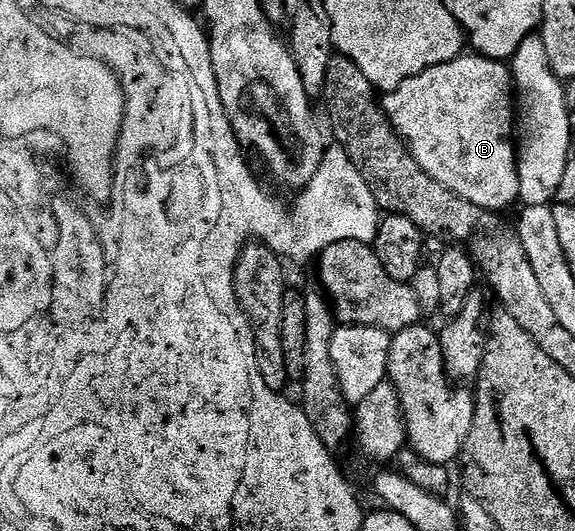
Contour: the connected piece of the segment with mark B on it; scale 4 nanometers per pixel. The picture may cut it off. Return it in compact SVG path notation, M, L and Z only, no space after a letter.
M475 52L465 53L463 56L450 60L446 64L438 64L402 84L397 90L387 91L382 98L382 107L385 117L388 118L394 130L400 135L404 143L407 143L408 150L413 154L414 160L421 165L423 172L426 172L438 184L450 188L458 196L470 200L470 204L478 204L484 210L493 212L504 212L504 209L513 201L519 199L519 178L516 171L517 143L514 141L514 89L512 71L503 61L495 58L481 58Z

